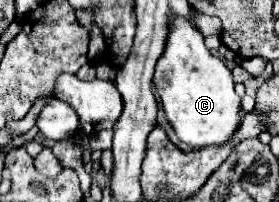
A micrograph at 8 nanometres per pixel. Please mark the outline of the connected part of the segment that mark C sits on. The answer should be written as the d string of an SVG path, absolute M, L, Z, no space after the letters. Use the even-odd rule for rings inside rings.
M176 16L168 26L166 48L154 72L154 88L176 136L192 148L224 144L242 122L240 98L234 92L232 72L220 58L210 54L204 46L202 32L182 16Z

